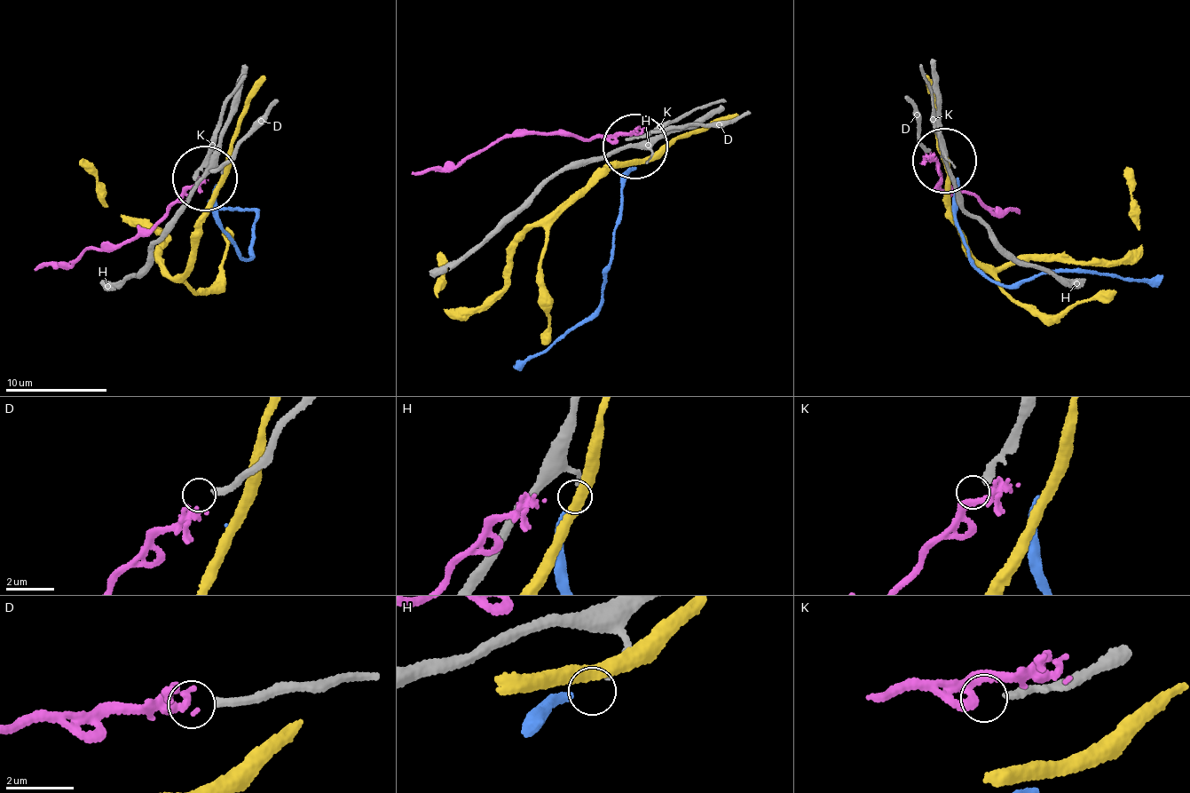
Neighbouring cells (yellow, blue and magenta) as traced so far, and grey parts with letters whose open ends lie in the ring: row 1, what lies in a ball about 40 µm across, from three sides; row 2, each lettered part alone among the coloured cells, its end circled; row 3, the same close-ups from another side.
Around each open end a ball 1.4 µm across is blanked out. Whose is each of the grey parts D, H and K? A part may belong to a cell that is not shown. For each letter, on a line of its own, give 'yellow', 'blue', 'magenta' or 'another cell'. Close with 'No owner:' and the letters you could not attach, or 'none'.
D: magenta
H: blue
K: another cell
No owner: K

